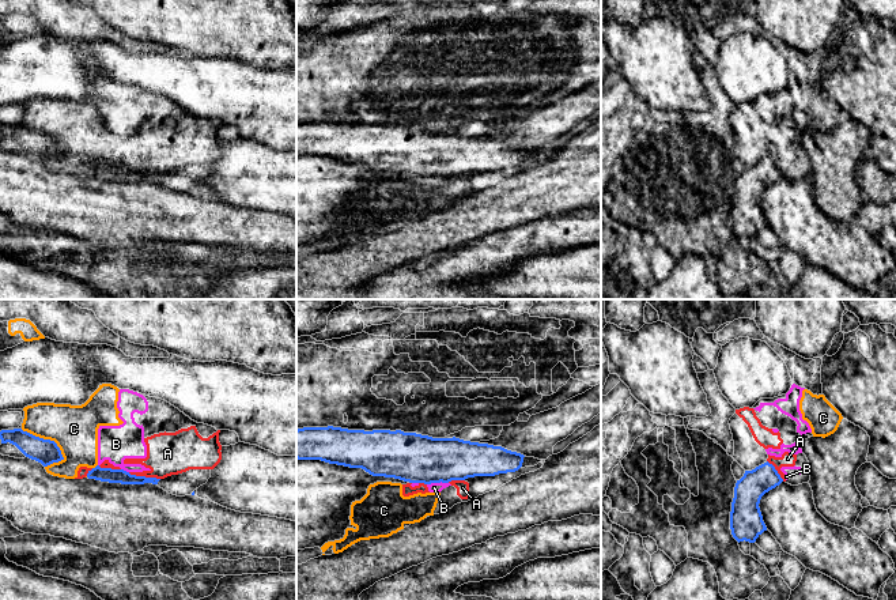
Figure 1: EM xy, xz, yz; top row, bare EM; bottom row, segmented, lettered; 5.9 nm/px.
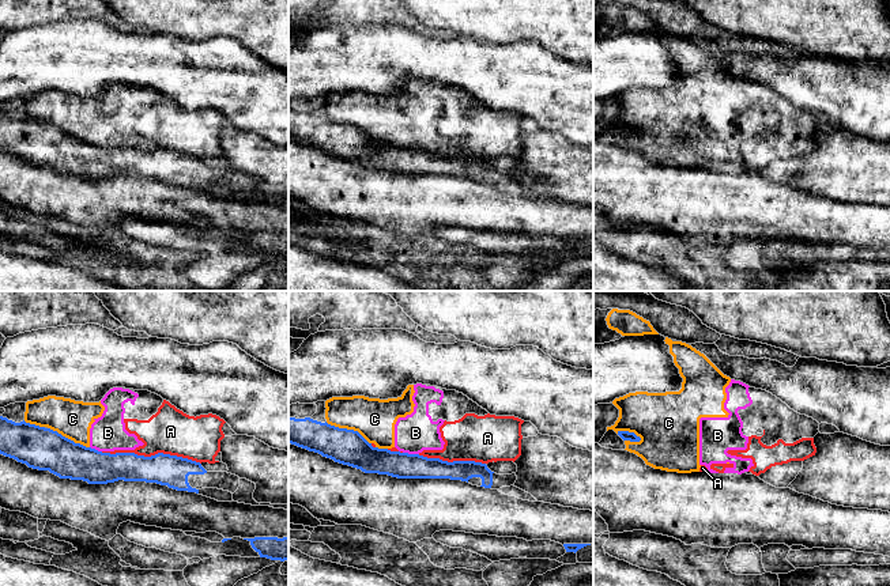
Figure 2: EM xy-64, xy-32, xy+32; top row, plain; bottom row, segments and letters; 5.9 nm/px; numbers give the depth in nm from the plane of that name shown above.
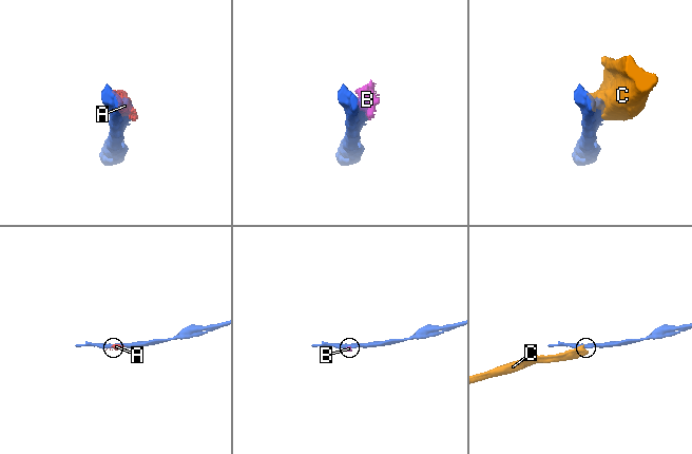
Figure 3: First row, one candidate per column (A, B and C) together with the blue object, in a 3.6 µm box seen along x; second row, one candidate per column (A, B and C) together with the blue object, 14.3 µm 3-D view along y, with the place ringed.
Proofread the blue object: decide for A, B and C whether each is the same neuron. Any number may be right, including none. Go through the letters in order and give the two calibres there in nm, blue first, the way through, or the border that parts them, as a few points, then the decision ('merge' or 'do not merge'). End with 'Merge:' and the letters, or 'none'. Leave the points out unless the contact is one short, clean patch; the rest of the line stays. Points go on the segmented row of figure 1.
A: calibres 80 and 260 nm; do not merge
B: calibres 300 and 60 nm; border xz (448, 482), (431, 482), (427, 485); do not merge
C: calibres 150 and 280 nm; do not merge
Merge: none

